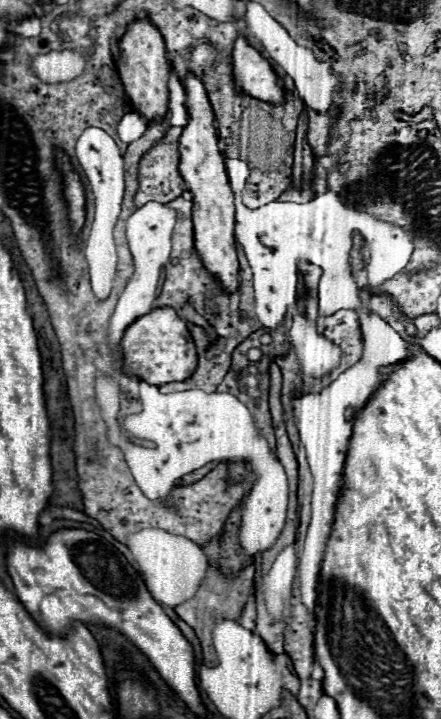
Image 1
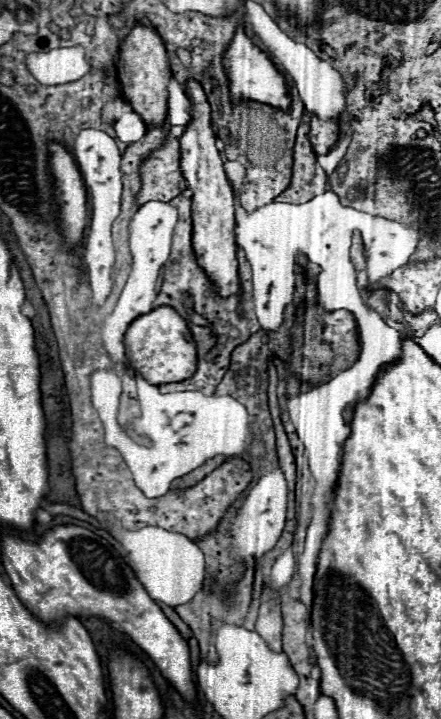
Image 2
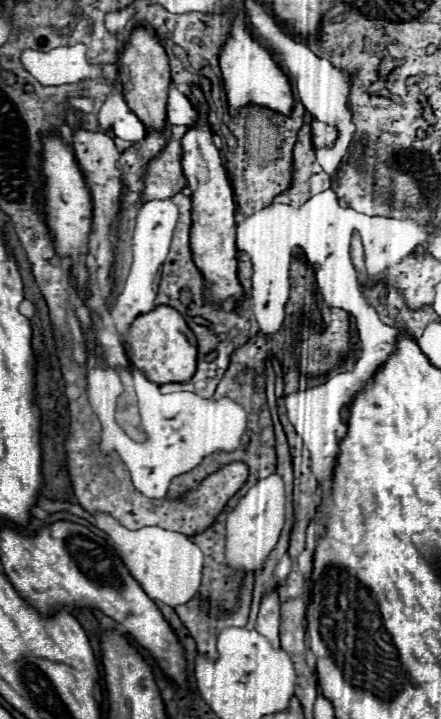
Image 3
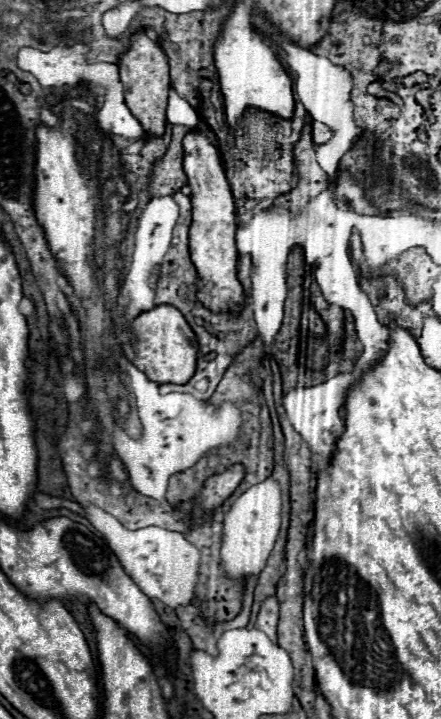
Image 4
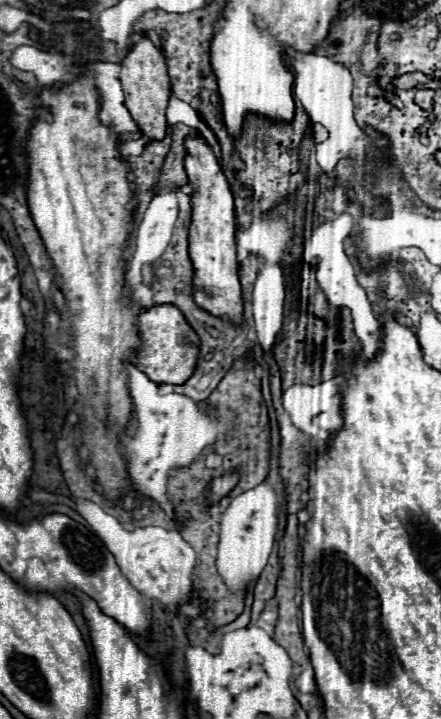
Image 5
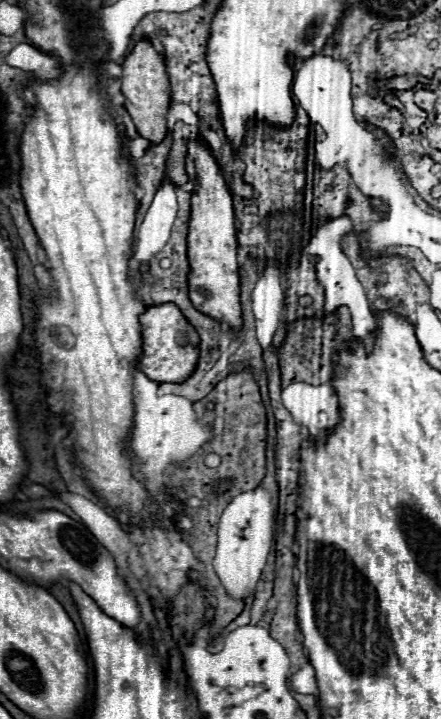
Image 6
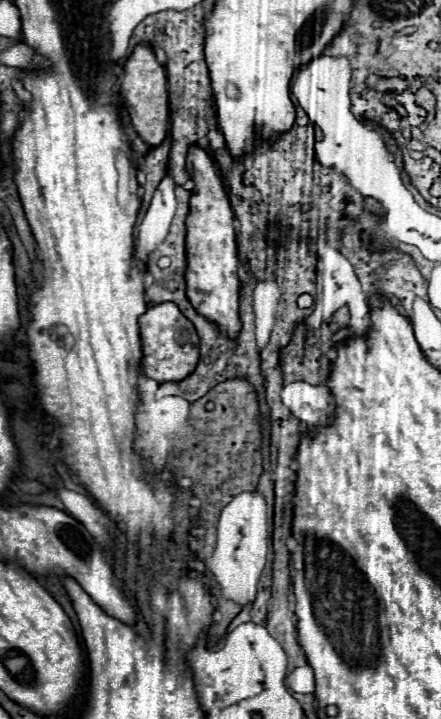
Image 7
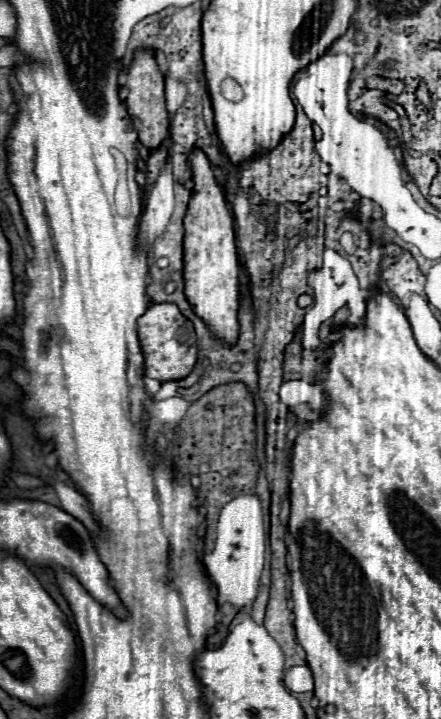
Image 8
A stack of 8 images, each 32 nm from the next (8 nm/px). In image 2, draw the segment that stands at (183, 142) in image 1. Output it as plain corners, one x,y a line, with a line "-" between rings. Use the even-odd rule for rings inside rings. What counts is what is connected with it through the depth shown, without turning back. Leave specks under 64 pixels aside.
196,80
186,82
186,94
192,106
192,120
180,138
180,170
188,182
192,194
192,248
196,252
198,264
216,284
220,296
240,294
238,280
238,260
236,260
236,238
234,238
234,192
228,184
222,156
216,148
216,134
212,130
210,104

